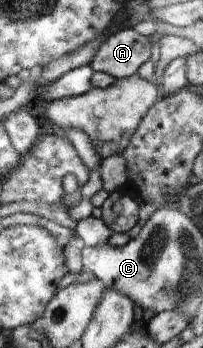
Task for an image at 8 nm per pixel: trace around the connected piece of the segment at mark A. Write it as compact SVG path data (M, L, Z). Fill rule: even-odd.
M130 27L112 32L96 49L89 65L93 72L123 79L136 74L149 59L150 39Z

